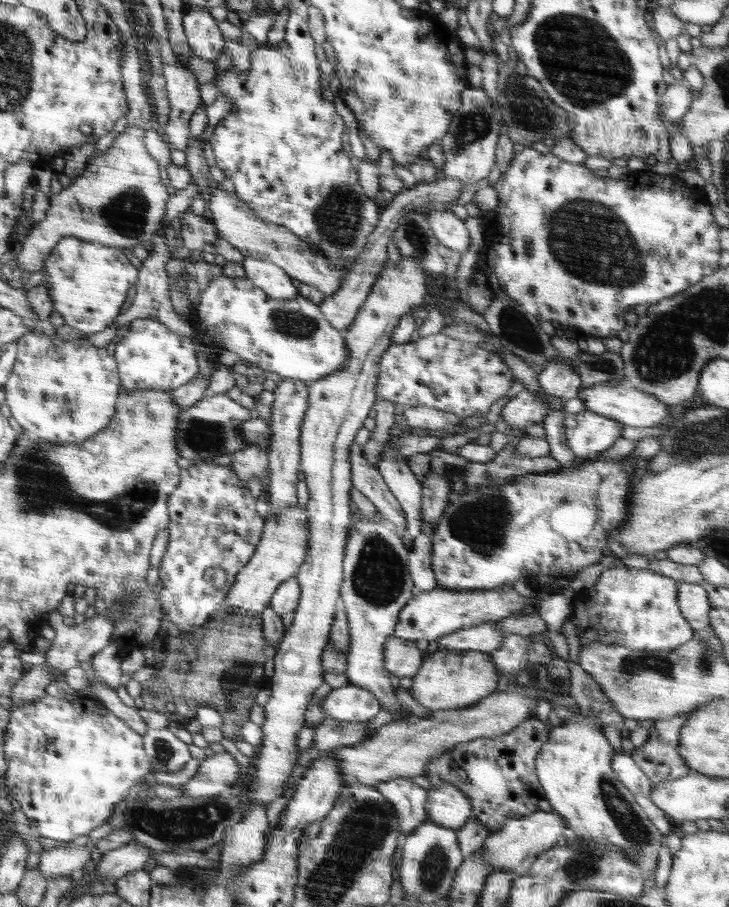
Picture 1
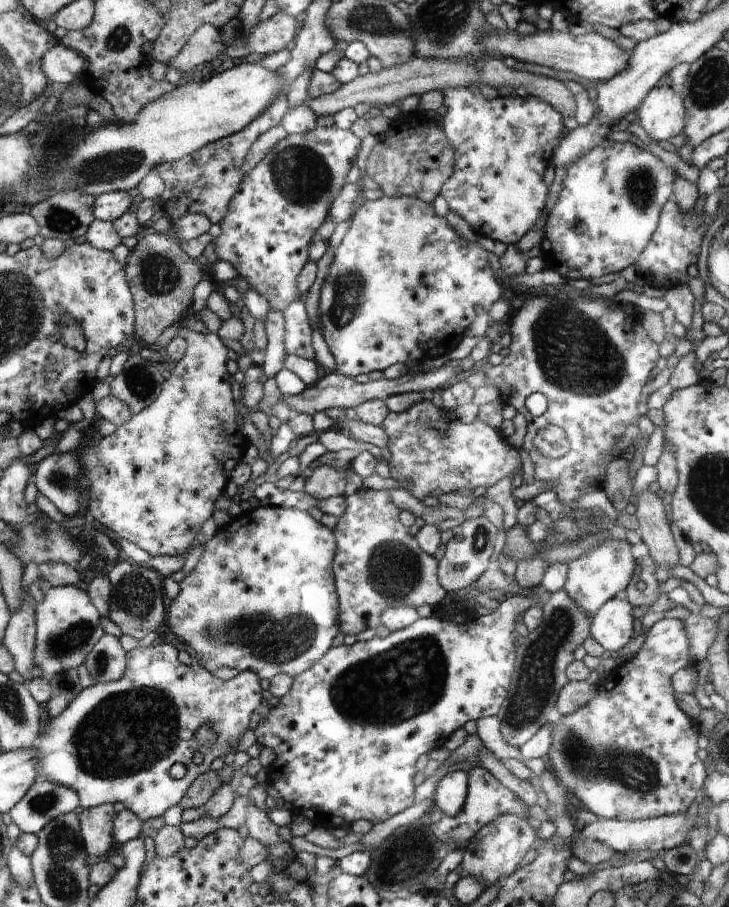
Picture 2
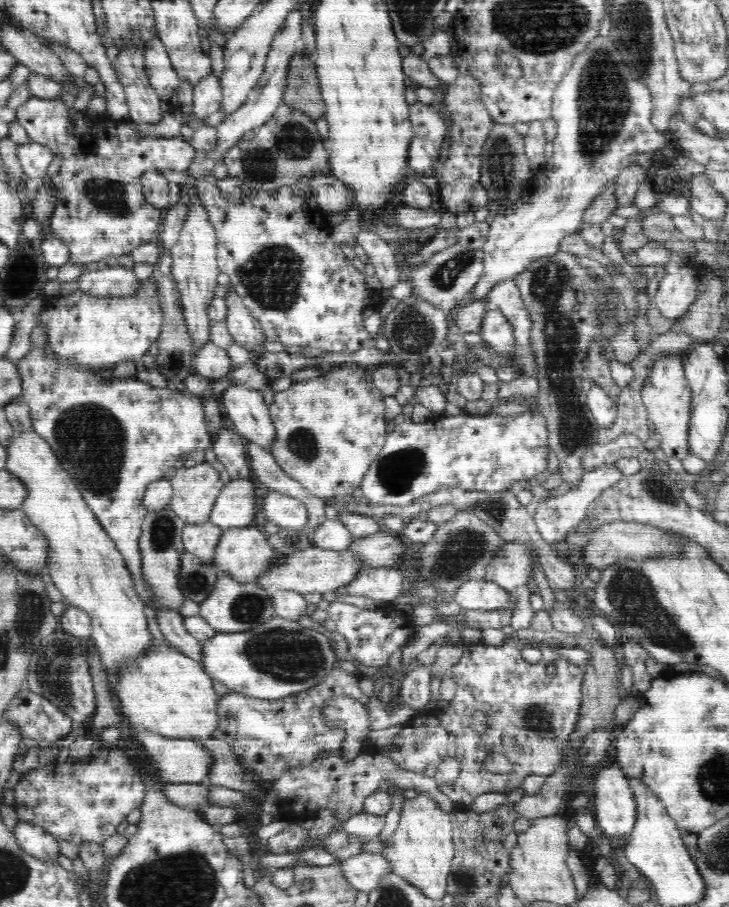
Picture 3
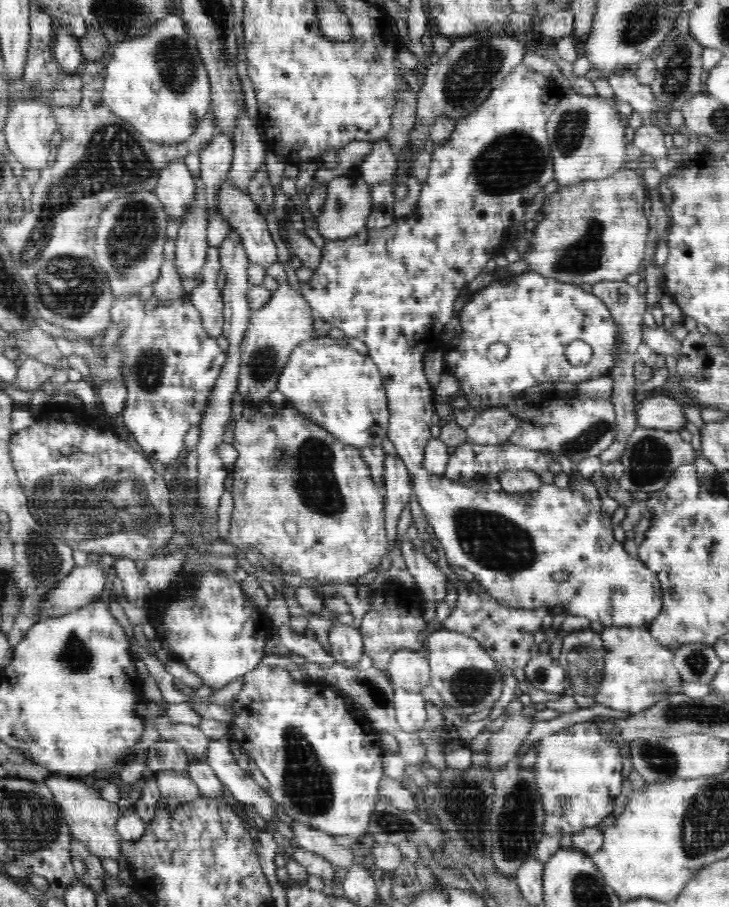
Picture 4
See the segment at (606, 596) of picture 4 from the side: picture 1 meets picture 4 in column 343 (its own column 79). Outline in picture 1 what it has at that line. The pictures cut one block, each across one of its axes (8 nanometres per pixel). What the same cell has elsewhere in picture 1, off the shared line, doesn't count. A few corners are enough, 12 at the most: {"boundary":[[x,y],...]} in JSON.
{"boundary":[[67,237],[44,261],[54,311],[82,336],[120,315],[138,270]]}

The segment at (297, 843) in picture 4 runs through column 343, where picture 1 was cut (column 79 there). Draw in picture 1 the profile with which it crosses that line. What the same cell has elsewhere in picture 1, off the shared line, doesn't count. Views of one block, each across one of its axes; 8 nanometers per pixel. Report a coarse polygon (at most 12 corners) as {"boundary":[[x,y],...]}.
{"boundary":[[64,845],[42,851],[38,869],[46,881],[75,875],[90,849]]}

